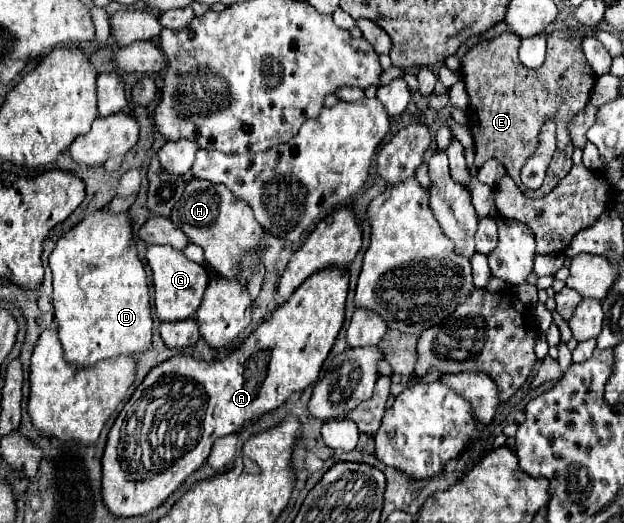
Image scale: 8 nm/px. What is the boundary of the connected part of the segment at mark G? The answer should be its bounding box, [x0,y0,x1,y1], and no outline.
[147,247,209,321]

